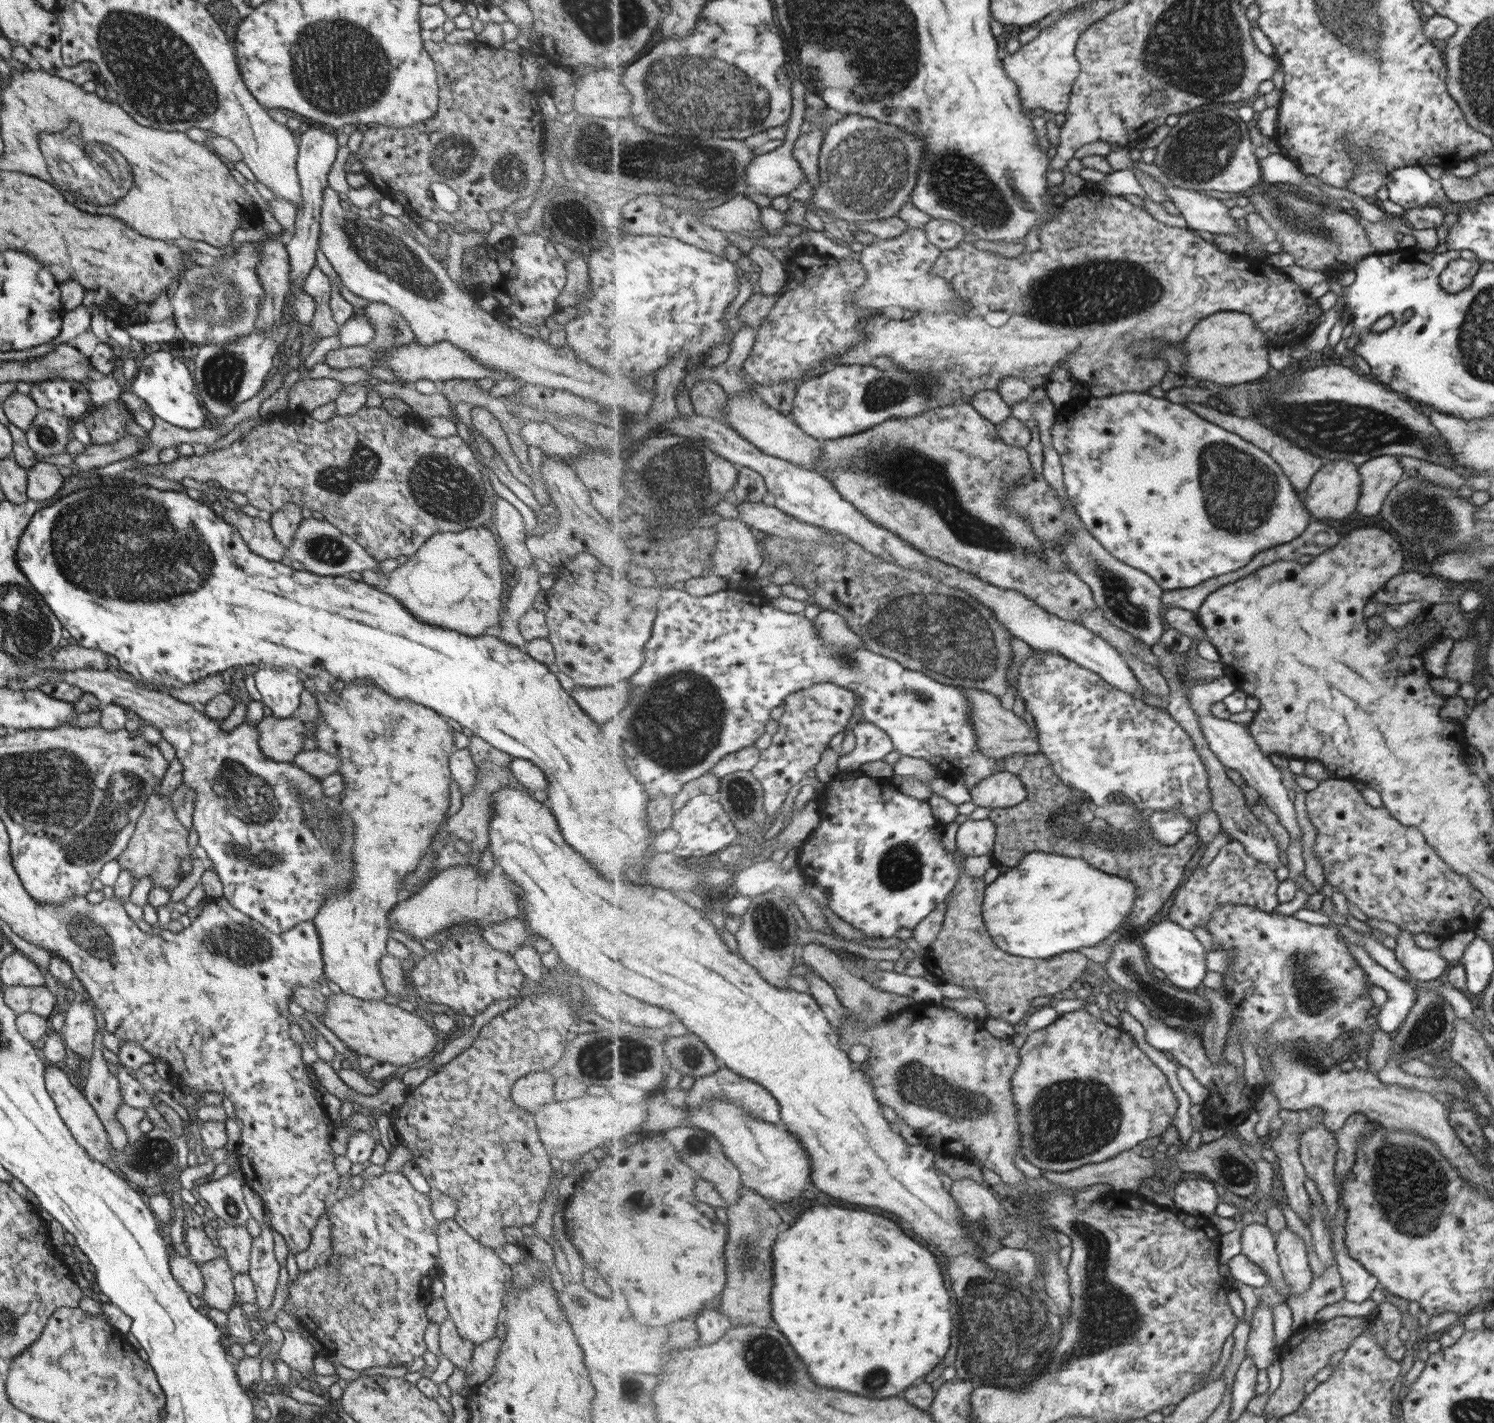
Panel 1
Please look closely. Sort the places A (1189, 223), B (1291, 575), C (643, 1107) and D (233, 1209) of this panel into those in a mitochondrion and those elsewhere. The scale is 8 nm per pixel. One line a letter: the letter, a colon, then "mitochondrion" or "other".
A: other
B: other
C: other
D: mitochondrion

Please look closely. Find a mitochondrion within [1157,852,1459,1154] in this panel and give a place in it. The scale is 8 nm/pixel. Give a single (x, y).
(1314, 994)

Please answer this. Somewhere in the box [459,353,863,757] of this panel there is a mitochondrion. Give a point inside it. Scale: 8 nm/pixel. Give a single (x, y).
(673, 497)

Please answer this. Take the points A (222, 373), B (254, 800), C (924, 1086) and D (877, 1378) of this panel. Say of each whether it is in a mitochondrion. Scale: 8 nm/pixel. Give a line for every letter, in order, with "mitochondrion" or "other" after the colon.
A: mitochondrion
B: mitochondrion
C: mitochondrion
D: mitochondrion

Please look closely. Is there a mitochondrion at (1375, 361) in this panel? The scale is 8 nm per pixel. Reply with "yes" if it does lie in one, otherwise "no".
no

